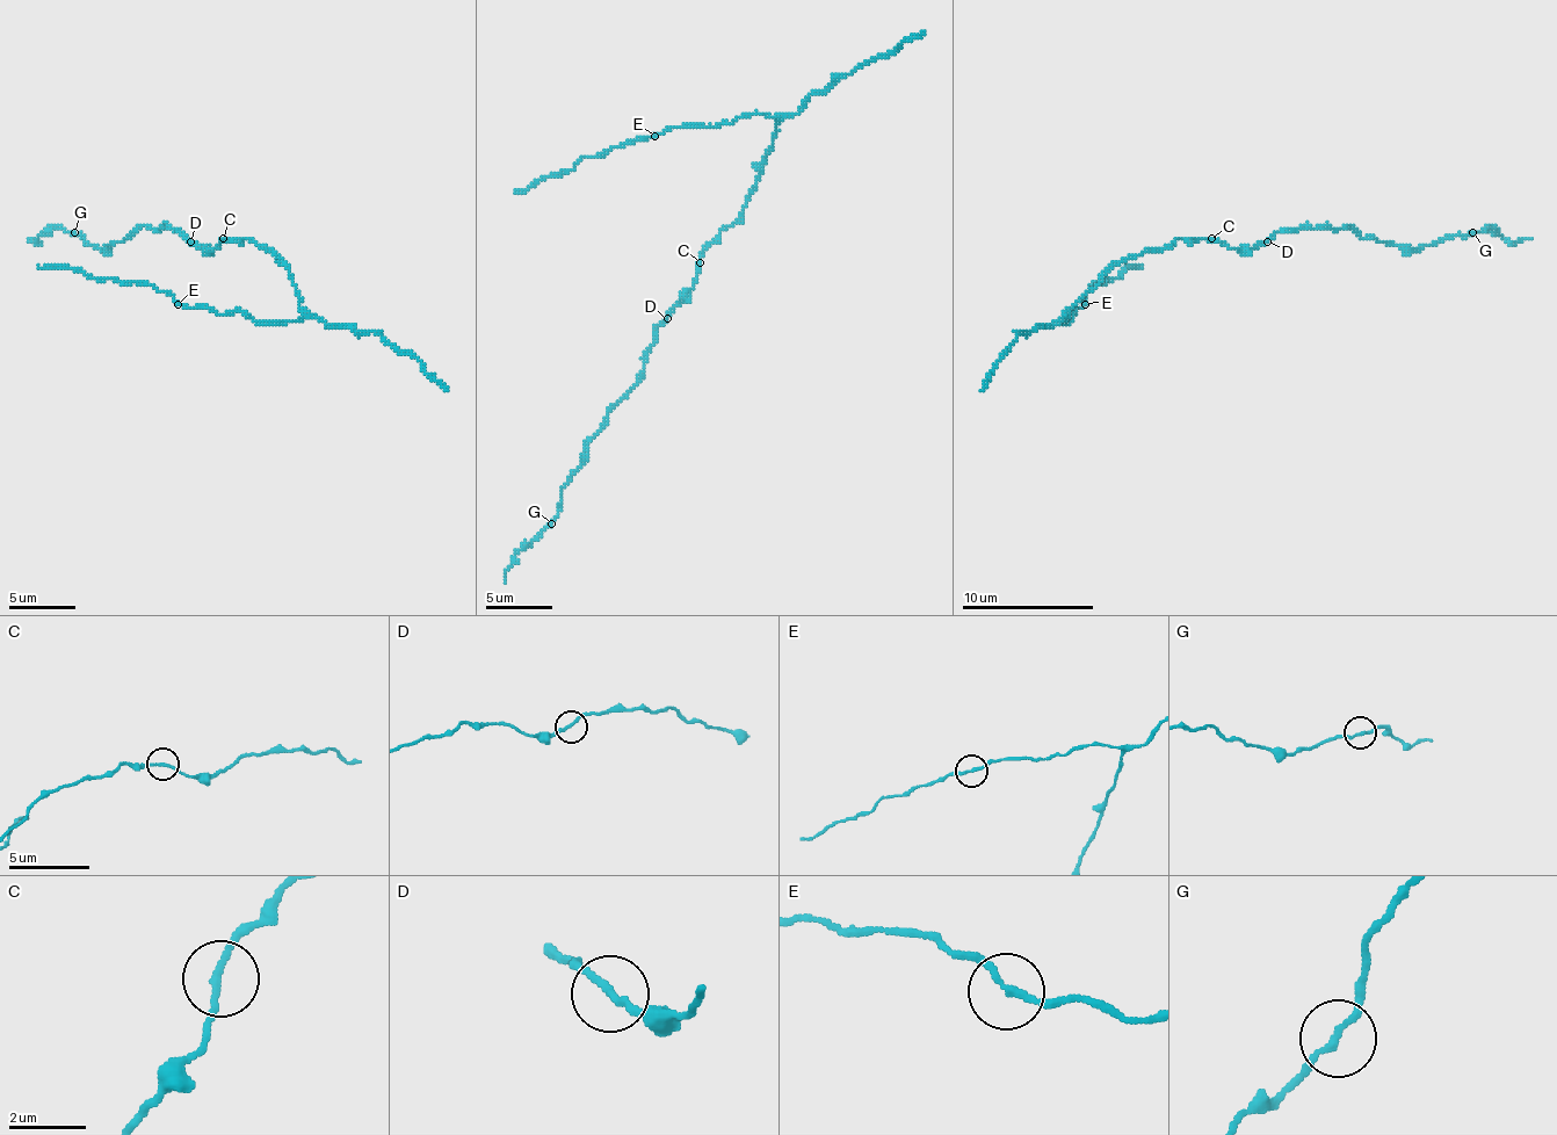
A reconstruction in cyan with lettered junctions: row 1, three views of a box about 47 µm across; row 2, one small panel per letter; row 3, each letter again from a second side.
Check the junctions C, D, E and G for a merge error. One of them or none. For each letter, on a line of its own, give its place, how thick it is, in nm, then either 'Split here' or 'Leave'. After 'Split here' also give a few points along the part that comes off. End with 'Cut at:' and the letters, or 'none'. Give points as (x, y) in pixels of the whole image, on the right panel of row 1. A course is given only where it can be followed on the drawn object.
C: Place: (1211, 238). Thickness 170 nm. Leave
D: Place: (1267, 241). Thickness 170 nm. Leave
E: Place: (1085, 304). Thickness 170 nm. Leave
G: Place: (1472, 232). Thickness 170 nm. Leave
Cut at: none

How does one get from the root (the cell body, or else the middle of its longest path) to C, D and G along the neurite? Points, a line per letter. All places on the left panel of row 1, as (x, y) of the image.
C: (253, 238), (223, 238)
D: (253, 238), (226, 238), (216, 248), (200, 248), (190, 241)
G: (253, 238), (226, 238), (216, 248), (200, 248), (173, 229), (144, 225), (124, 241), (98, 248), (74, 232)

